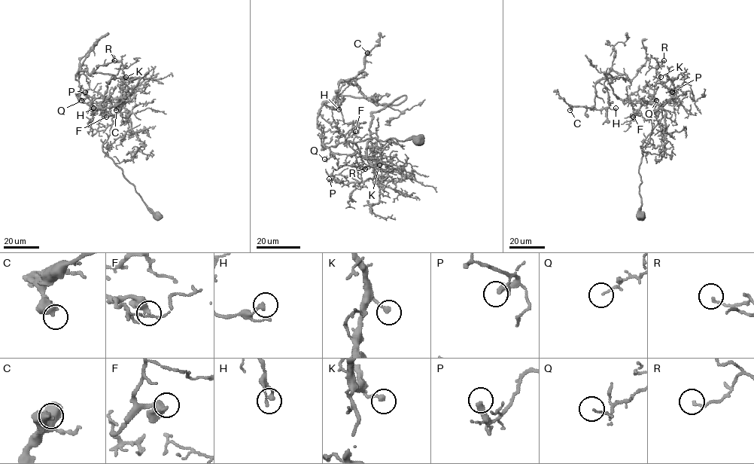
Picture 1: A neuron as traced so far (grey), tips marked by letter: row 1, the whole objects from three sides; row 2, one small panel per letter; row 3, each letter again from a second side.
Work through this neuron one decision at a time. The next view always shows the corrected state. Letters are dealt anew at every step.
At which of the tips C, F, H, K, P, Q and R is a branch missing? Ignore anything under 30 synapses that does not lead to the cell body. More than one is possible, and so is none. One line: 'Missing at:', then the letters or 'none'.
Missing at: none

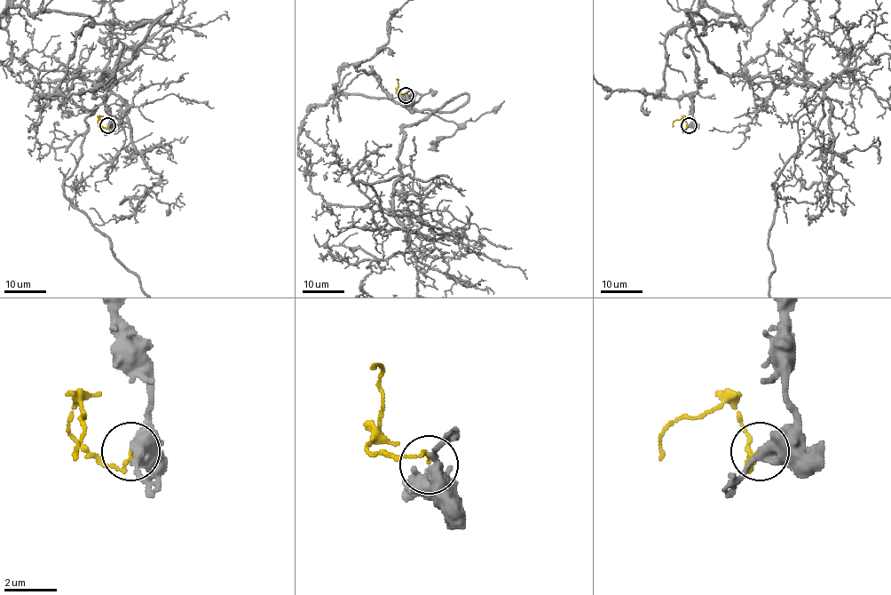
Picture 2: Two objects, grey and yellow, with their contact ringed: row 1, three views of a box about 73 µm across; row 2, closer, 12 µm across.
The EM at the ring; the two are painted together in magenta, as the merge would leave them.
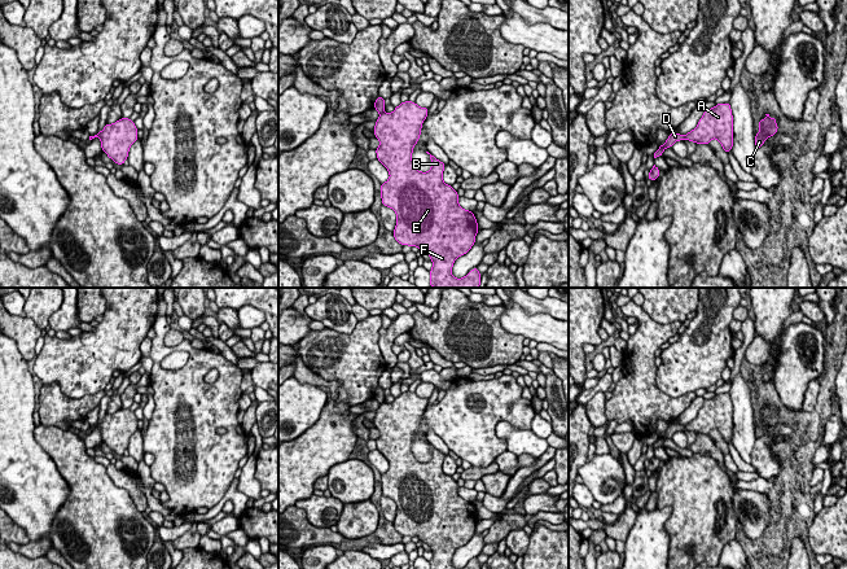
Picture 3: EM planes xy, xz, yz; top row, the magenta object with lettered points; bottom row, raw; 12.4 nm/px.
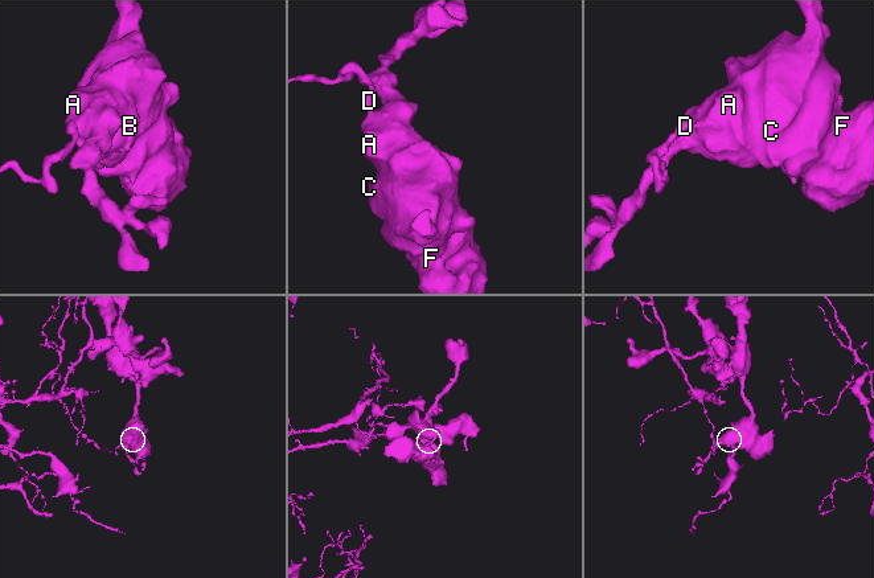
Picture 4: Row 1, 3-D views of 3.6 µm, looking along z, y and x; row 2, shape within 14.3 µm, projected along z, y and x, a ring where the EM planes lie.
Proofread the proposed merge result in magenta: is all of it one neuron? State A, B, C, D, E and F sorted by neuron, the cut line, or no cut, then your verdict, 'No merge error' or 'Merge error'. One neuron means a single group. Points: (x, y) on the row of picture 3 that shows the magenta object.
Groups: A B C E F / D. Split along xz (382, 112), (380, 114). Merge error

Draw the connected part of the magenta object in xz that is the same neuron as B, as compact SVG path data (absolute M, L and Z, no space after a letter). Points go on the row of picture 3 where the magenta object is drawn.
M408 100L405 102L401 102L399 106L396 106L392 113L389 113L389 114L387 113L382 113L382 114L379 114L379 118L376 121L376 126L374 126L373 131L374 131L374 136L379 140L379 146L376 149L377 159L381 163L385 165L385 167L387 168L387 171L390 174L389 180L386 183L382 183L381 184L381 192L379 193L381 193L381 198L382 198L382 205L392 209L396 213L396 226L395 226L395 229L394 229L394 237L395 237L395 240L399 244L401 244L403 246L405 246L405 245L417 246L420 250L422 250L424 253L426 253L431 258L433 268L430 270L430 286L434 286L434 288L479 288L482 276L480 276L480 273L479 273L479 271L478 271L477 267L473 268L462 279L456 279L456 277L452 276L452 267L453 267L455 261L458 257L466 254L471 249L471 246L474 245L474 242L475 242L475 236L477 236L478 228L479 228L478 227L478 223L477 223L477 218L474 216L473 211L465 210L465 209L462 209L458 205L458 194L457 194L457 191L455 191L452 188L452 185L447 185L443 181L443 171L444 171L444 166L446 166L443 162L440 162L439 159L436 159L429 152L426 152L426 153L430 156L431 168L427 172L418 171L414 167L413 162L412 162L413 146L417 144L417 140L420 139L422 123L426 119L427 113L429 113L429 109L420 108L416 102L411 102Z

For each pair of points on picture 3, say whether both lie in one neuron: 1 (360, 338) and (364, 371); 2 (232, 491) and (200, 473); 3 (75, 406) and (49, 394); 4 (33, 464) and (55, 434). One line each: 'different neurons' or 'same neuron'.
1: same neuron
2: different neurons
3: same neuron
4: different neurons

